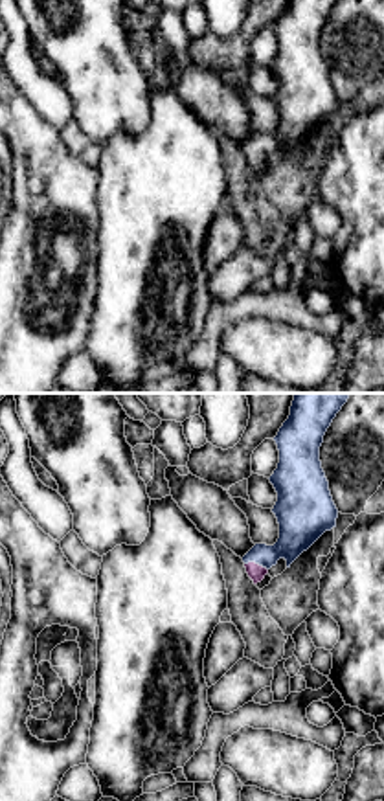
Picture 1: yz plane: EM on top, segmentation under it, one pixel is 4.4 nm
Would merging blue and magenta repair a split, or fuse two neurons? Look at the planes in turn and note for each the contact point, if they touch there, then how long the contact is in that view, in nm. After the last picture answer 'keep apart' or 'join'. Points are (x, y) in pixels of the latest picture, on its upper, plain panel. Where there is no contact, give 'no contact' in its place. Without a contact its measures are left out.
meets blue at (256, 151); contact 110 nm long

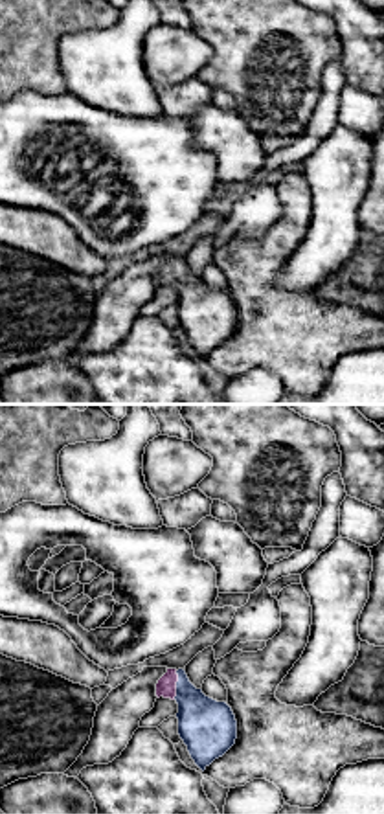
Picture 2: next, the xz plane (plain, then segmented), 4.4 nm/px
meets blue at (177, 274); contact 130 nm long

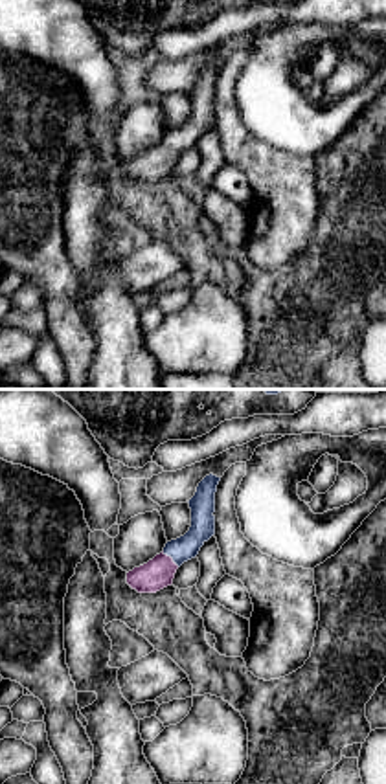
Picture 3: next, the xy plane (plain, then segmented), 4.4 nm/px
meets blue at (171, 145); contact 100 nm long

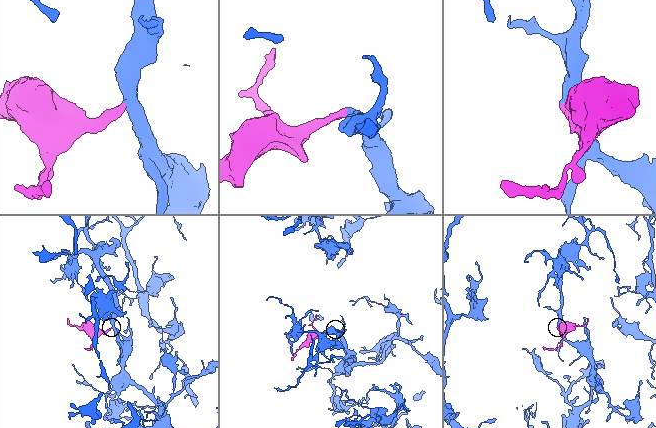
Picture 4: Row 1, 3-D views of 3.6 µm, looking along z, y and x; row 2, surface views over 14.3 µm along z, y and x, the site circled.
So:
join

